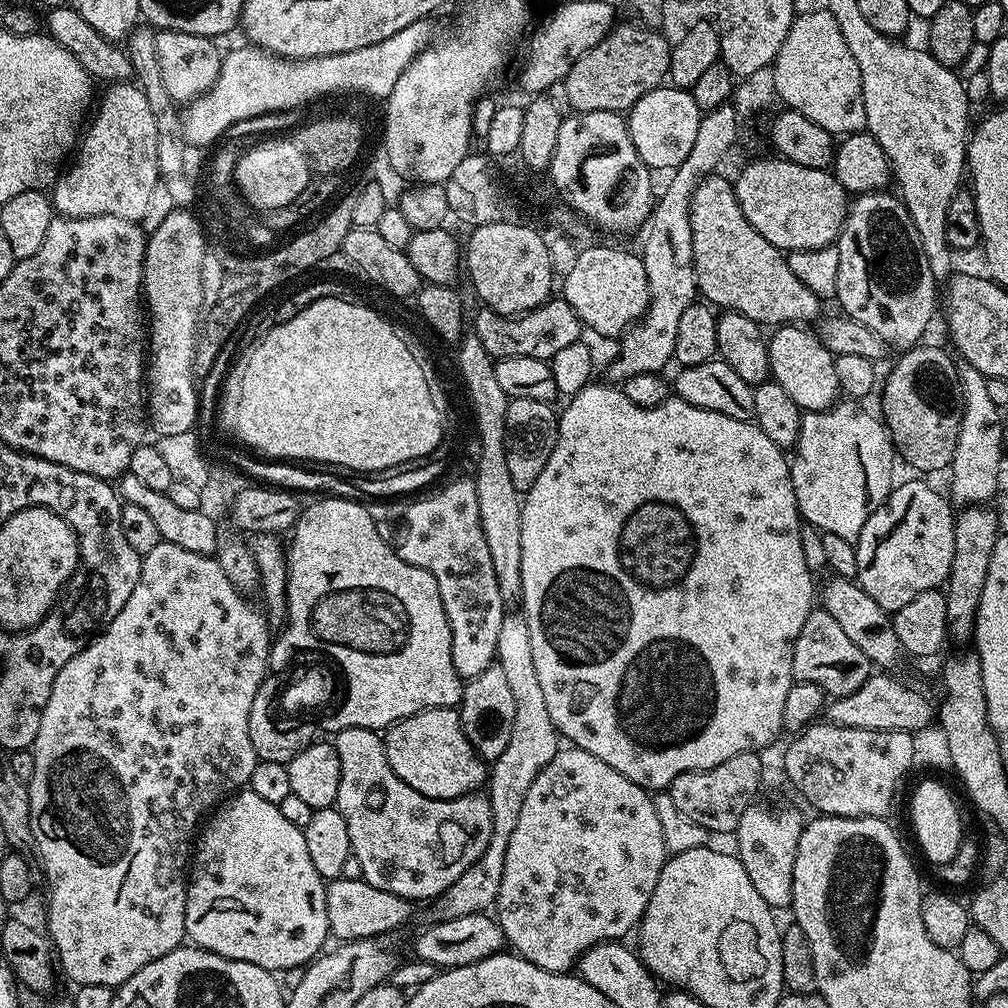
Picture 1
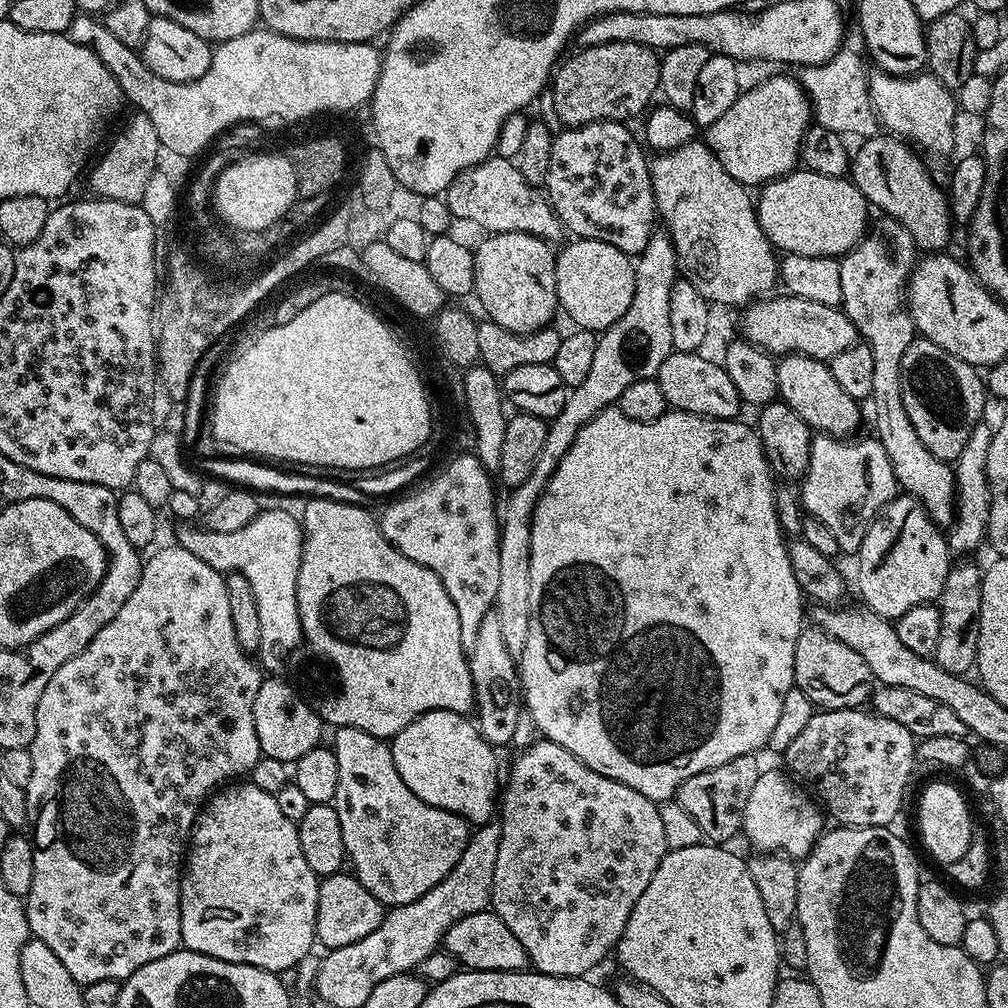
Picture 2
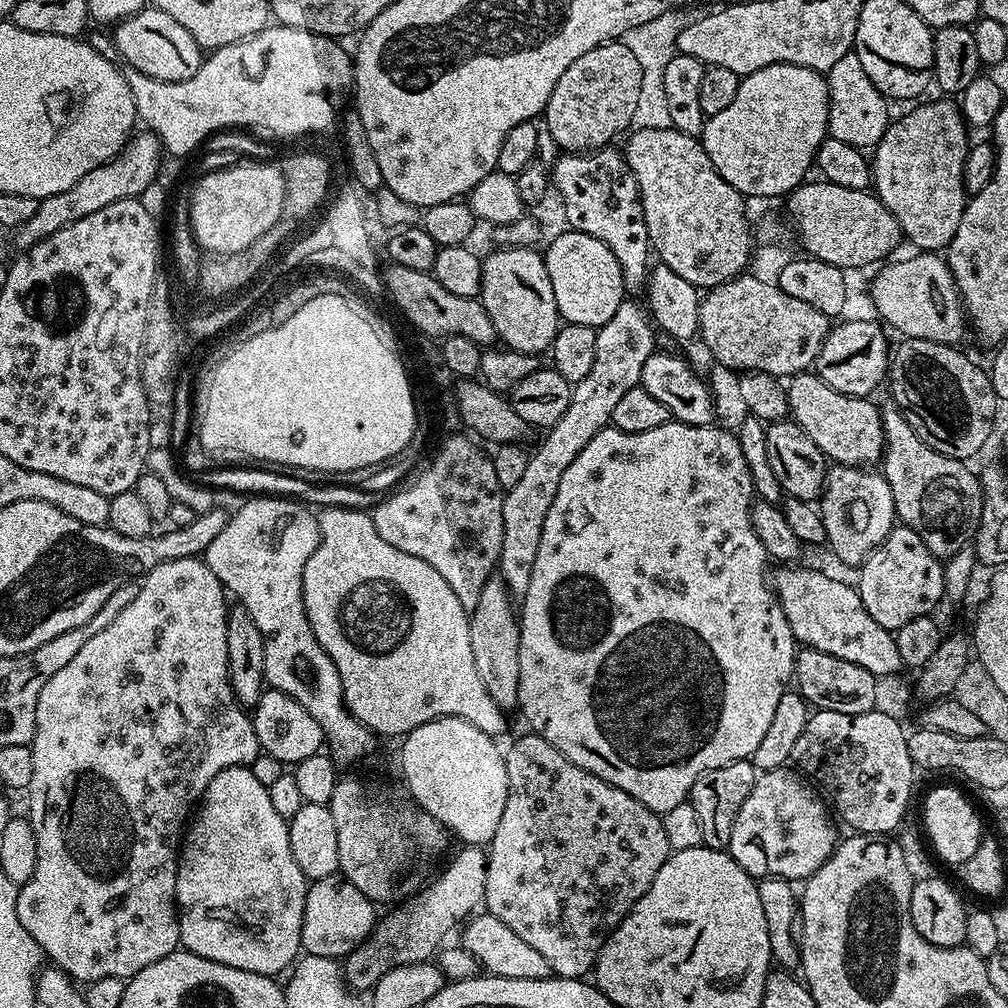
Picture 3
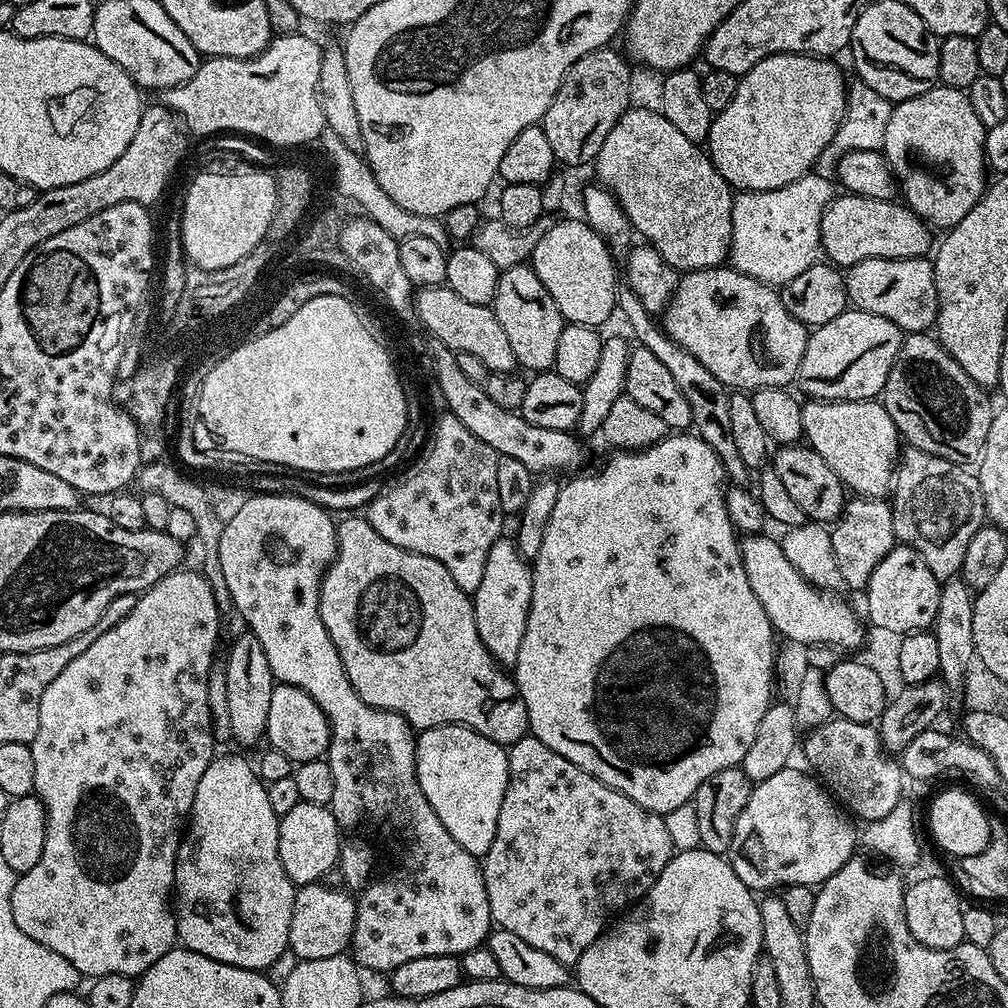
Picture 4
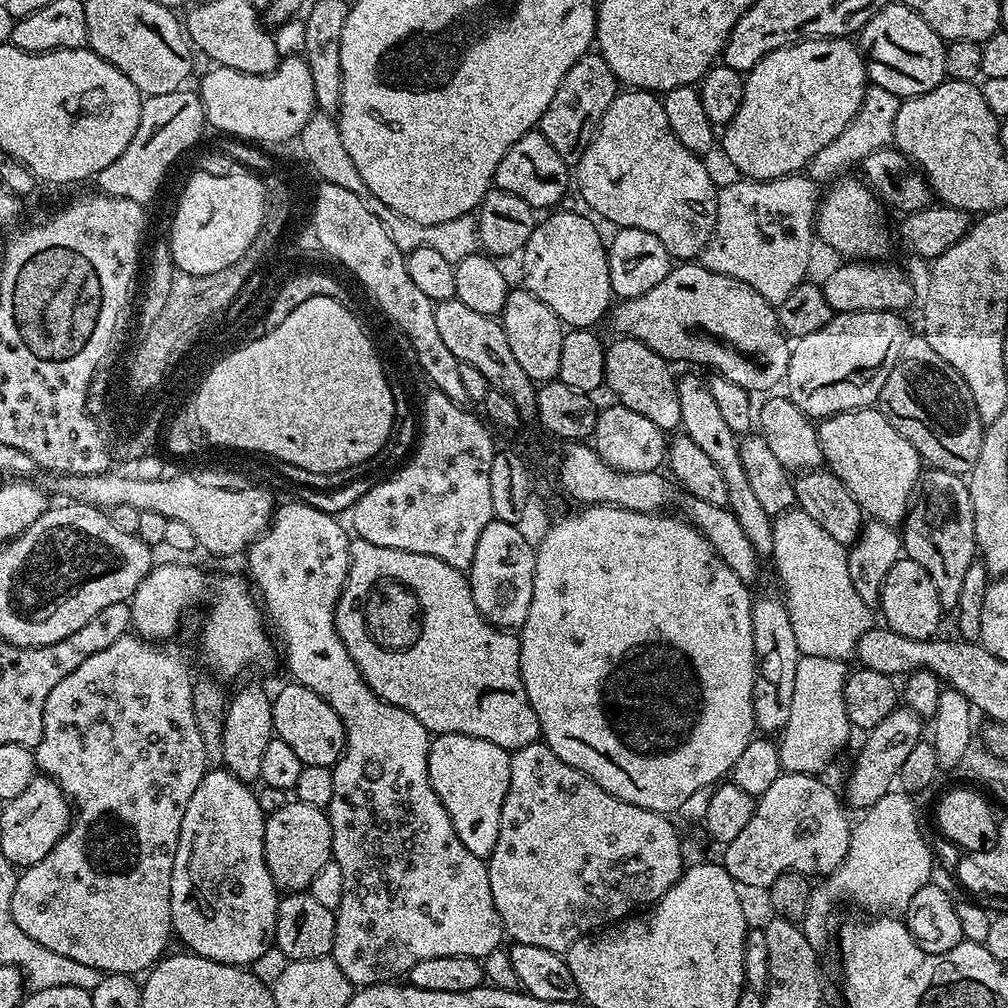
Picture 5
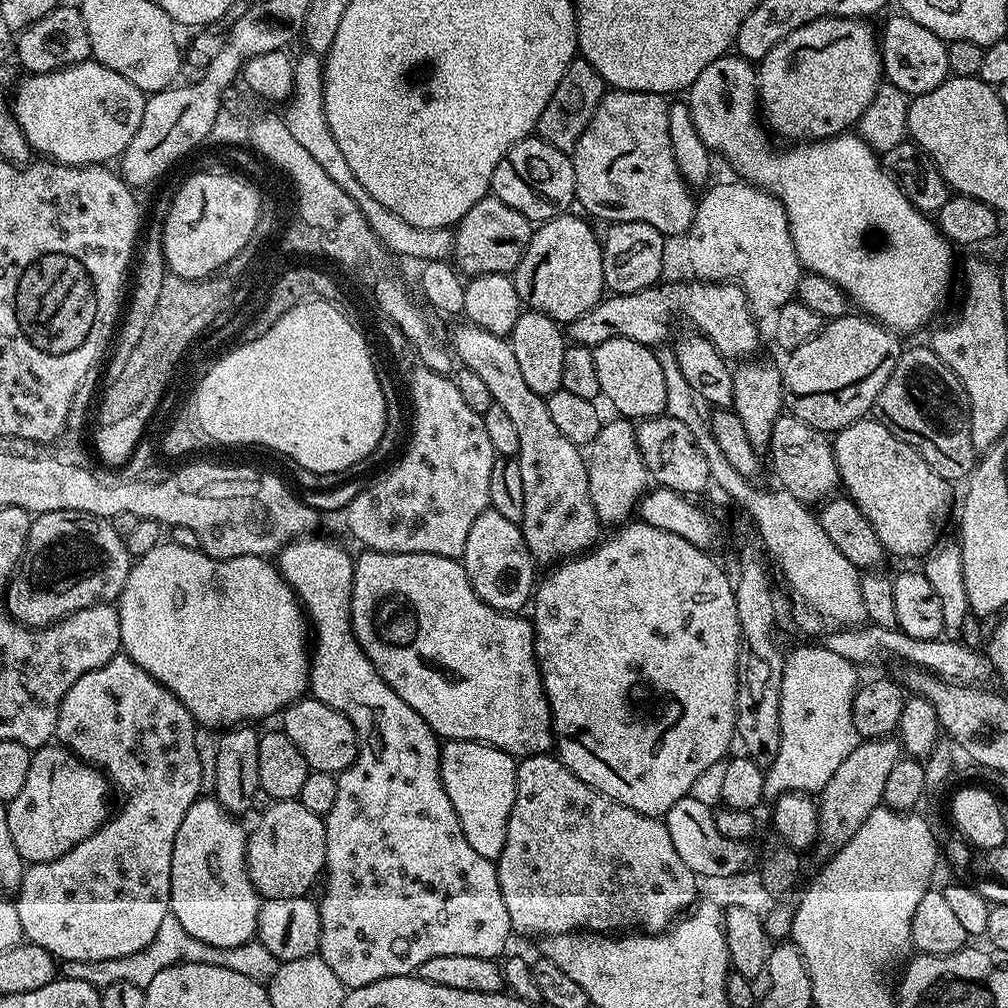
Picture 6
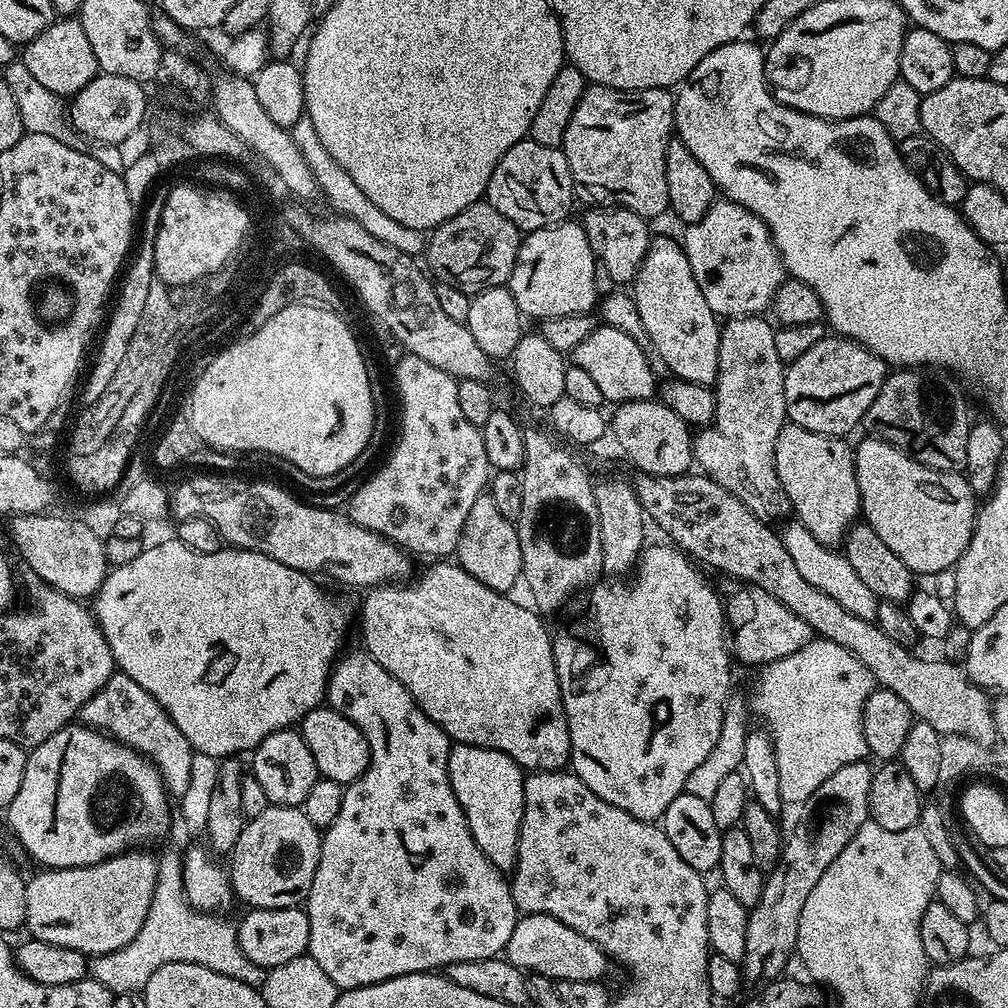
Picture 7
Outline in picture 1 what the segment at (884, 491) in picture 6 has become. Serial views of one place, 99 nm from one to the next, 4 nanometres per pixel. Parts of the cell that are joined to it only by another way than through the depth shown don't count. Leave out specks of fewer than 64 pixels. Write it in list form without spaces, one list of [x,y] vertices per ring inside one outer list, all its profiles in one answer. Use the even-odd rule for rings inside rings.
[[[780,326],[773,331],[776,332],[773,336],[767,337],[770,376],[778,386],[782,386],[782,390],[786,390],[786,394],[790,394],[790,398],[794,398],[796,405],[804,412],[821,412],[837,403],[838,397],[841,395],[838,374],[836,373],[836,357],[820,341],[819,335],[815,331],[807,332],[804,328],[807,327]]]

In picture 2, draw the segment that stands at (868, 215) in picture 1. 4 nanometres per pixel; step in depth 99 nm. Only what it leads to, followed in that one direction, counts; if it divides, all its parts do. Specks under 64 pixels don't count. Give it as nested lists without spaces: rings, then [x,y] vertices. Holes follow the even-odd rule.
[[[880,218],[871,225],[864,239],[850,249],[840,260],[842,270],[842,310],[854,322],[859,339],[874,354],[874,386],[870,397],[875,439],[890,458],[897,485],[913,496],[926,510],[926,514],[941,526],[951,525],[956,518],[956,474],[953,465],[940,460],[926,446],[902,406],[902,354],[917,335],[916,323],[902,299],[902,289],[918,260],[918,249],[910,234],[891,218]]]

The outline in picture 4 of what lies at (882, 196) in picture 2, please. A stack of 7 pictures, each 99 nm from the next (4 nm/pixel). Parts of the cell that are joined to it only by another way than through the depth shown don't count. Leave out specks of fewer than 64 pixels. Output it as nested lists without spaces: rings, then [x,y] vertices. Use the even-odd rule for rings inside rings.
[[[937,86],[926,90],[926,94],[918,94],[914,98],[893,103],[882,151],[896,176],[898,192],[903,203],[933,229],[947,230],[958,226],[958,222],[962,222],[962,218],[966,218],[966,214],[970,214],[970,210],[974,210],[976,203],[984,197],[985,131],[982,122],[978,122],[978,114],[974,114],[974,106],[970,106],[967,91],[963,88]]]

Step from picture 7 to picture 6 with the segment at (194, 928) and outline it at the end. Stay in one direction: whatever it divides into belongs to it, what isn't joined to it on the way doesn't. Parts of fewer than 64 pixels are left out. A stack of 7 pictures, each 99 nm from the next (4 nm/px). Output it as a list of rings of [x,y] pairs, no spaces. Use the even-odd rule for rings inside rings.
[[[169,914],[162,918],[162,926],[158,926],[158,934],[146,950],[138,950],[138,954],[130,954],[126,958],[110,958],[98,962],[78,962],[77,960],[65,960],[62,964],[62,972],[67,979],[78,982],[90,982],[95,988],[103,989],[106,986],[114,986],[114,982],[131,982],[132,985],[146,989],[150,982],[154,982],[154,974],[158,970],[166,970],[175,964],[209,964],[210,966],[222,966],[226,970],[234,970],[237,974],[246,974],[246,978],[254,978],[254,982],[267,986],[278,974],[282,961],[274,958],[266,946],[253,938],[242,946],[233,948],[219,948],[210,946],[206,942],[198,942],[186,930],[182,930],[182,922]]]

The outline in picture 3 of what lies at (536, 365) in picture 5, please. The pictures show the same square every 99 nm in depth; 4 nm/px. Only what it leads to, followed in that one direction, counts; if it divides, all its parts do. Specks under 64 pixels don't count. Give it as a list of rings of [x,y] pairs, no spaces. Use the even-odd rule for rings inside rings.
[[[497,247],[482,260],[482,286],[479,301],[486,314],[490,314],[490,322],[494,322],[499,343],[522,354],[540,356],[551,349],[554,338],[562,326],[558,302],[554,302],[554,286],[550,286],[550,274],[546,274],[546,262],[543,255],[535,247],[502,248]]]

